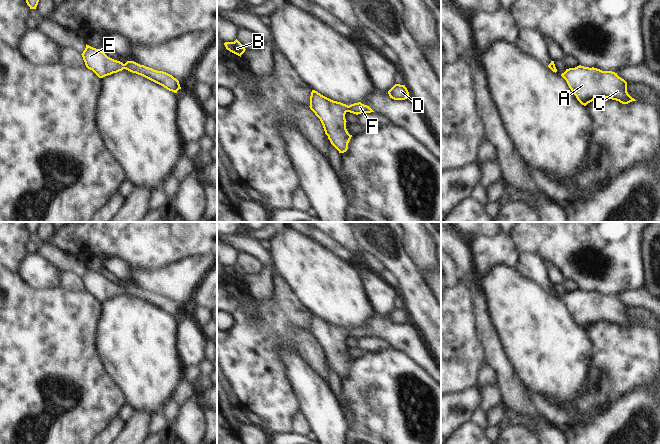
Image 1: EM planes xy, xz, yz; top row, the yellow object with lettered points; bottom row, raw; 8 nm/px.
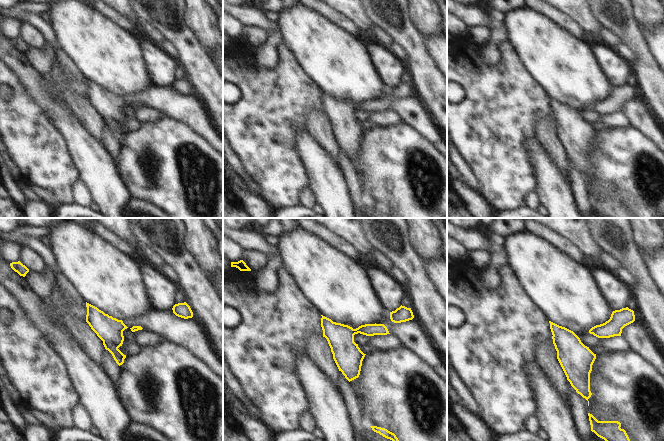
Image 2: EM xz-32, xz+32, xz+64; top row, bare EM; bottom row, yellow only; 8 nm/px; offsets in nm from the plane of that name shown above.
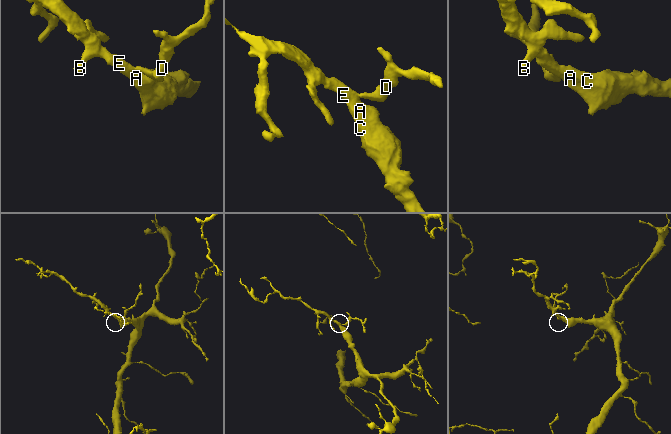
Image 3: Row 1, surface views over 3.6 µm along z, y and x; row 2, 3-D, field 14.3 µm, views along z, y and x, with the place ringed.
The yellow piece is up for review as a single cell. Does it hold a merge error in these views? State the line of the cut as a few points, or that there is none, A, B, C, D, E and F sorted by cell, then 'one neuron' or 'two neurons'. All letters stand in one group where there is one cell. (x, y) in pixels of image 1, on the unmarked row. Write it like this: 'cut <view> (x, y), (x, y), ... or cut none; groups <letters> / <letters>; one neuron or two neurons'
cut none; groups A B C D E F; one neuron

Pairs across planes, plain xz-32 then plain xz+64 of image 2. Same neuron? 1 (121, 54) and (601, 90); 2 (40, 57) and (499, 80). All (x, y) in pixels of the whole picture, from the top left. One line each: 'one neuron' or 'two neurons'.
1: one neuron
2: two neurons

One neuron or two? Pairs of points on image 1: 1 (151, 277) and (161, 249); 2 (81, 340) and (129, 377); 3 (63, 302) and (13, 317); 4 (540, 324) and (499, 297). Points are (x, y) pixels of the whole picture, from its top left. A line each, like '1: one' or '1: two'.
1: two
2: two
3: one
4: one

